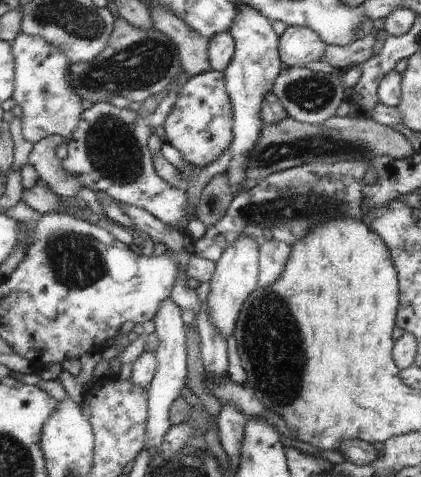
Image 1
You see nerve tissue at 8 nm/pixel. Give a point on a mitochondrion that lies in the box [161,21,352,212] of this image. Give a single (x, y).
(310, 94)

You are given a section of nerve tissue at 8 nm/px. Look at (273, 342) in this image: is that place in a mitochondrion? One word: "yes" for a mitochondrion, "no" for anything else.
yes

